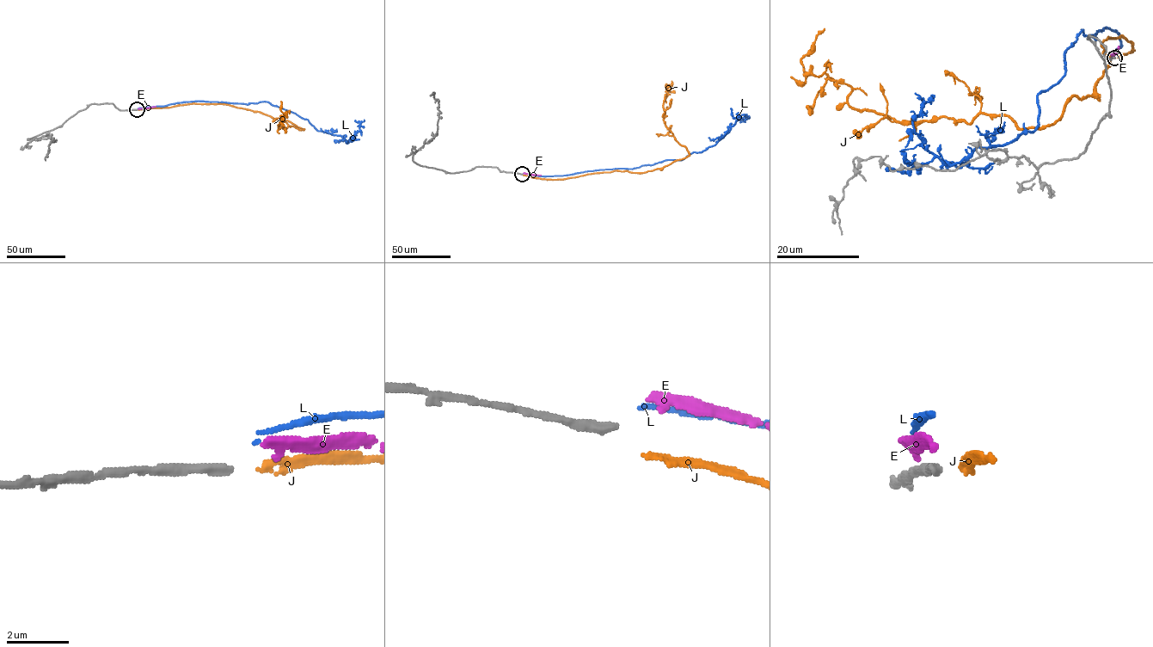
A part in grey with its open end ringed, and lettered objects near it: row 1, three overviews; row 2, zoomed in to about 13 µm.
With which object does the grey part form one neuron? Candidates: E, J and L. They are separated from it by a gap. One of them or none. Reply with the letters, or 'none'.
none

